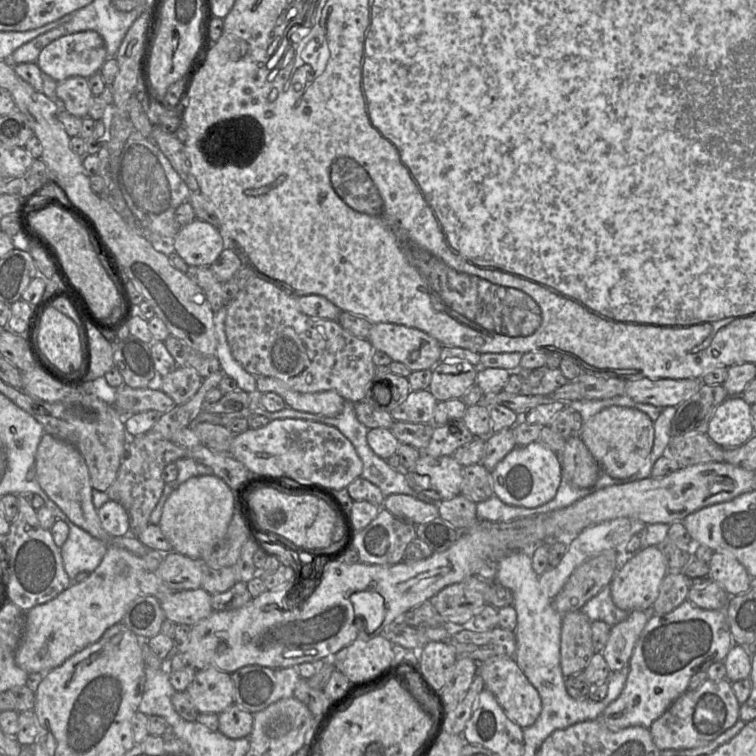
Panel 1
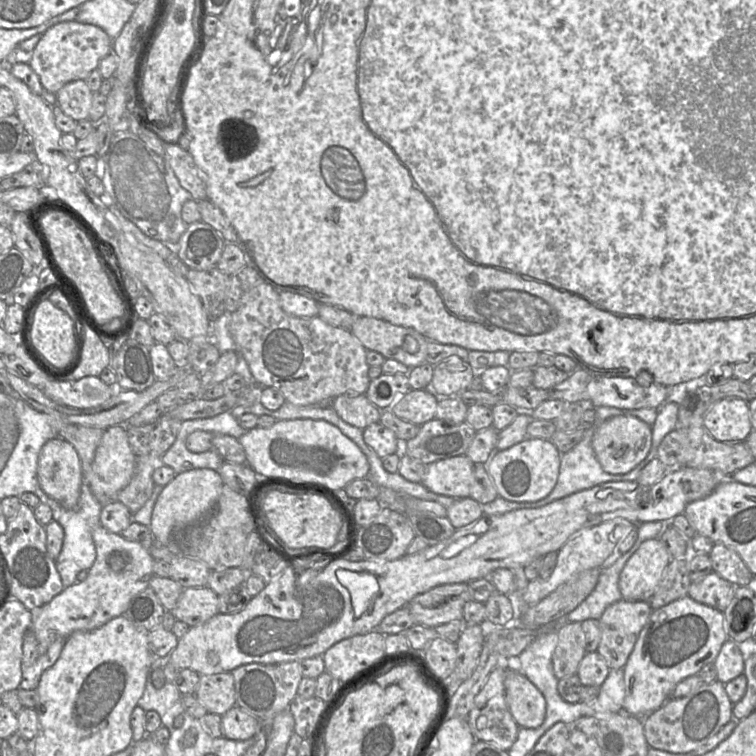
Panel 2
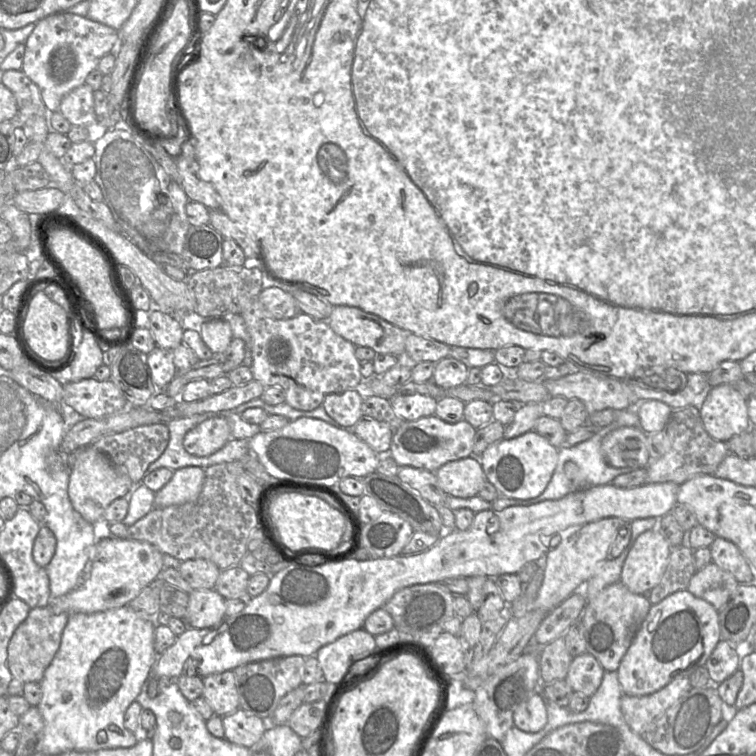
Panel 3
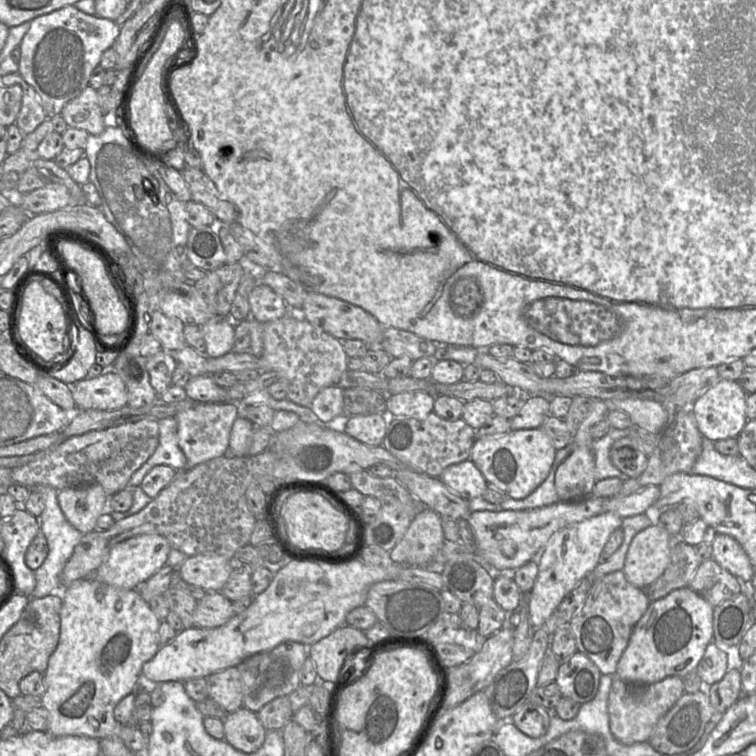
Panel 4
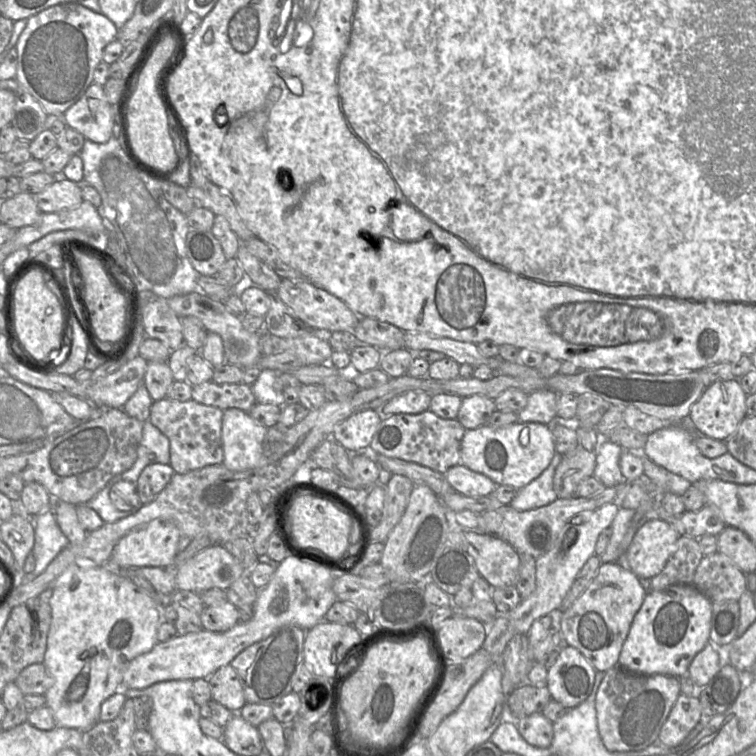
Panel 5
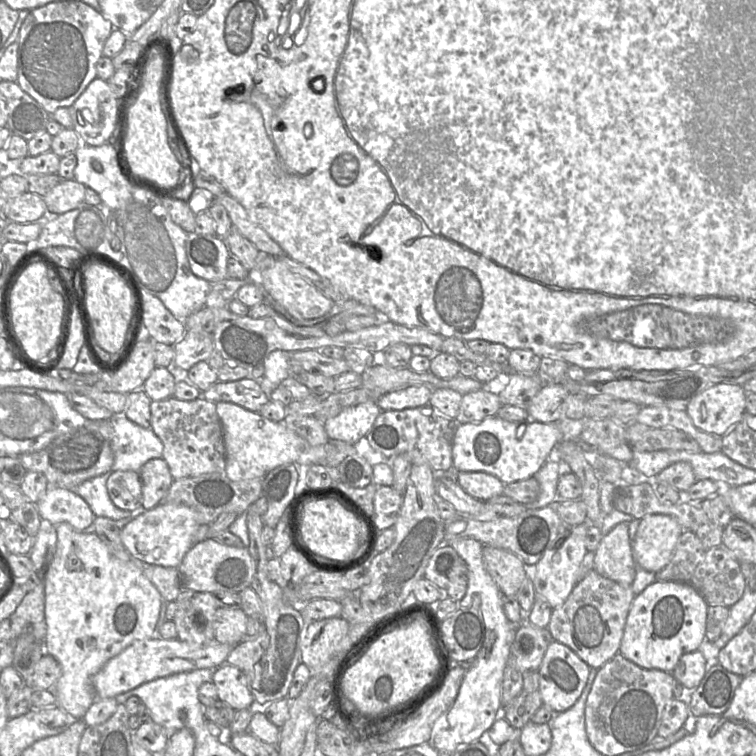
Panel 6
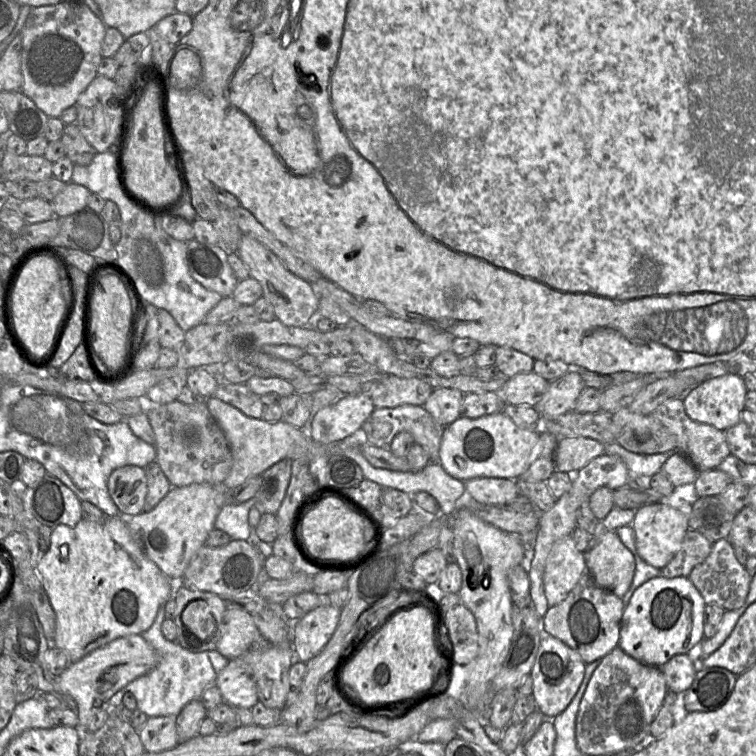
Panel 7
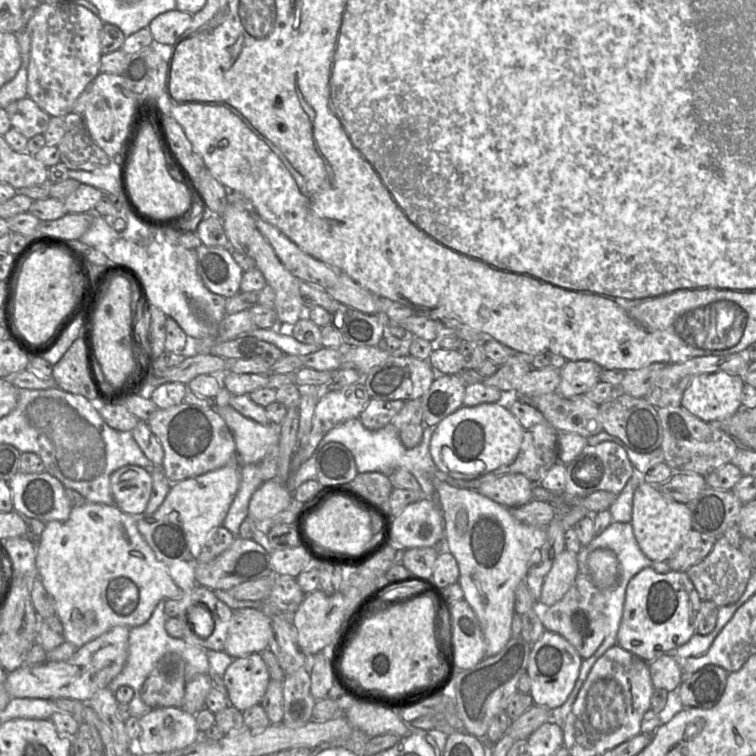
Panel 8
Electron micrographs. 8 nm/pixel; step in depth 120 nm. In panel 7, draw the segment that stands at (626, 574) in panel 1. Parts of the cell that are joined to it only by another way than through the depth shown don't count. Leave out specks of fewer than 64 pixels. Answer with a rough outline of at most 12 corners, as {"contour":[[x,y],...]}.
{"contour":[[666,503],[635,510],[635,547],[661,570],[681,548],[688,517]]}

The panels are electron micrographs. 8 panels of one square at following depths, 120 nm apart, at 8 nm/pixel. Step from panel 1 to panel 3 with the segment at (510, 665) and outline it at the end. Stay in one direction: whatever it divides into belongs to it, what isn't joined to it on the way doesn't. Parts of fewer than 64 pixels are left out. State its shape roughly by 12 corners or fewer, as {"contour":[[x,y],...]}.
{"contour":[[540,690],[521,702],[514,726],[528,733],[542,730],[548,721]]}

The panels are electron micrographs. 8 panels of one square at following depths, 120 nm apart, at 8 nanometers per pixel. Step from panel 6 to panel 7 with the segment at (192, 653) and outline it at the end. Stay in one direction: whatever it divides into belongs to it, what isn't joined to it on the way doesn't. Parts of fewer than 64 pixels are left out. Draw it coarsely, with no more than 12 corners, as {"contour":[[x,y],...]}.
{"contour":[[141,634],[100,646],[54,678],[78,706],[92,710],[158,663]]}

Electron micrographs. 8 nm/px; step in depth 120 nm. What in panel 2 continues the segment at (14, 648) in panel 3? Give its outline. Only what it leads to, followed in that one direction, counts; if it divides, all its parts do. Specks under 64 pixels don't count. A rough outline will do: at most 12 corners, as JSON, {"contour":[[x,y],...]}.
{"contour":[[31,630],[22,645],[19,689],[37,689],[42,673],[57,661],[66,639],[46,653]]}

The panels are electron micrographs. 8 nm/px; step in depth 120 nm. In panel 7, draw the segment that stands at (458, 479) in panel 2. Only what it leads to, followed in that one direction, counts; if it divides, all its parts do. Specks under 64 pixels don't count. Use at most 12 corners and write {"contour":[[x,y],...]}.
{"contour":[[474,478],[465,491],[481,504],[507,505],[517,481]]}

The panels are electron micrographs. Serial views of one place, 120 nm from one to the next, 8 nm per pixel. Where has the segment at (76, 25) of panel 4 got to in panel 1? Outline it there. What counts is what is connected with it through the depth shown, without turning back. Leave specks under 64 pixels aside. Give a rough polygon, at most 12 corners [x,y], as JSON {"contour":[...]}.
{"contour":[[92,30],[48,44],[36,64],[61,82],[98,73],[108,59]]}

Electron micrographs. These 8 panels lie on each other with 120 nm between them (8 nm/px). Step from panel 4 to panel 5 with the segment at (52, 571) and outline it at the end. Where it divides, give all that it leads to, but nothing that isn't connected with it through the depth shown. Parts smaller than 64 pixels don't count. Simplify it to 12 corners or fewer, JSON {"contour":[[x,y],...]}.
{"contour":[[52,509],[31,517],[36,565],[20,584],[39,576],[69,540]]}

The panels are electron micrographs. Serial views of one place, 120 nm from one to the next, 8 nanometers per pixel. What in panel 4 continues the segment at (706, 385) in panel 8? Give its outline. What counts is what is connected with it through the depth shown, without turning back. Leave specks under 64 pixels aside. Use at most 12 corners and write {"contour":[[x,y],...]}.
{"contour":[[719,378],[691,405],[702,436],[738,437],[748,420],[747,392]]}

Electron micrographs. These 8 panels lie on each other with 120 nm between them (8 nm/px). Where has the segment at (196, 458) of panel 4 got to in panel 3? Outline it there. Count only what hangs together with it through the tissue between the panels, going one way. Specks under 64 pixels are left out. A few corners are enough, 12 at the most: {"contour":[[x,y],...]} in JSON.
{"contour":[[214,415],[189,430],[183,446],[206,457],[231,438],[228,420]]}

